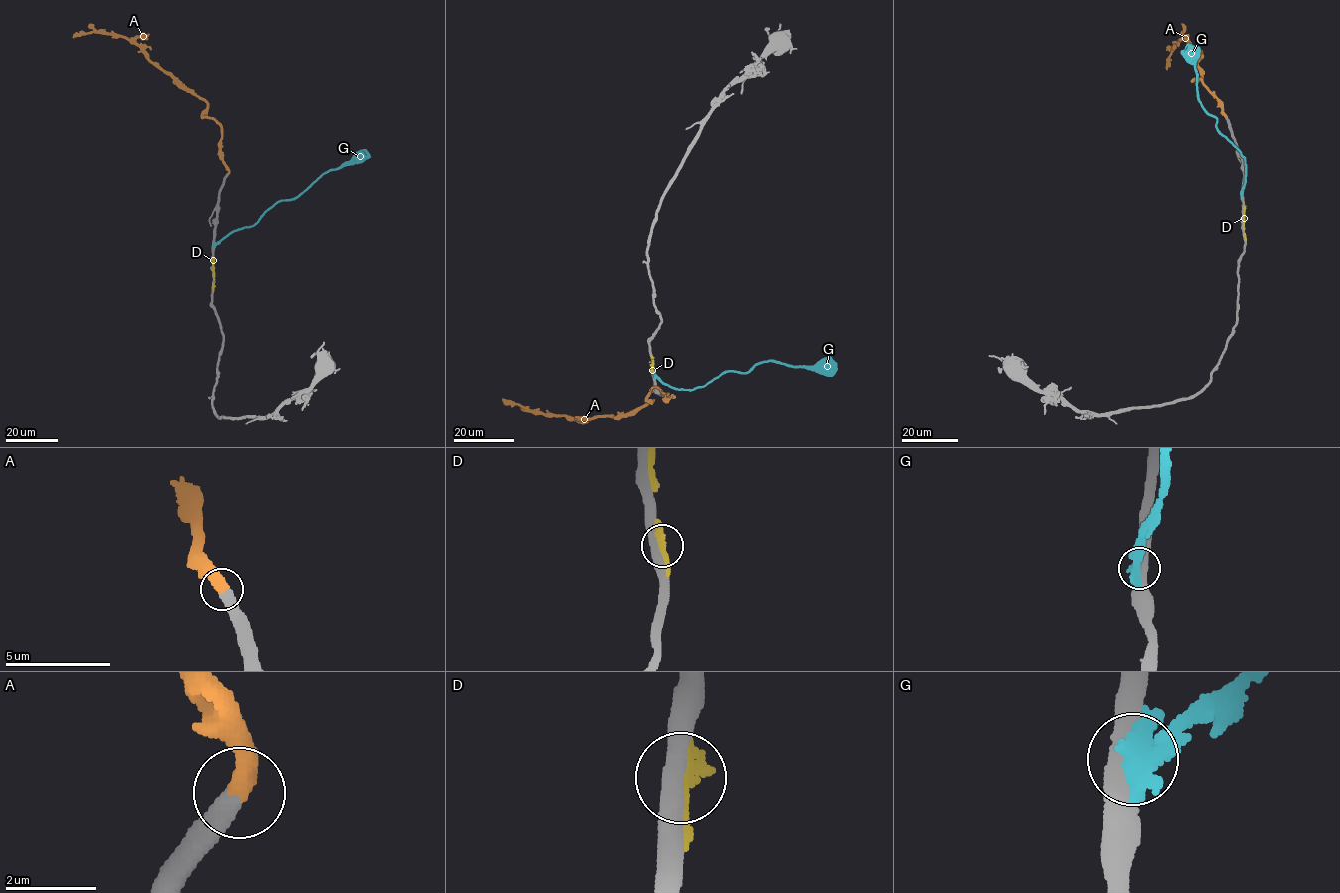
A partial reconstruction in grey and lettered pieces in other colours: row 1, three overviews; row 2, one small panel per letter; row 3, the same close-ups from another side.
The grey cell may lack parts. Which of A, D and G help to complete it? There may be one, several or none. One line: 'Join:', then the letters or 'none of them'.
Join: A

